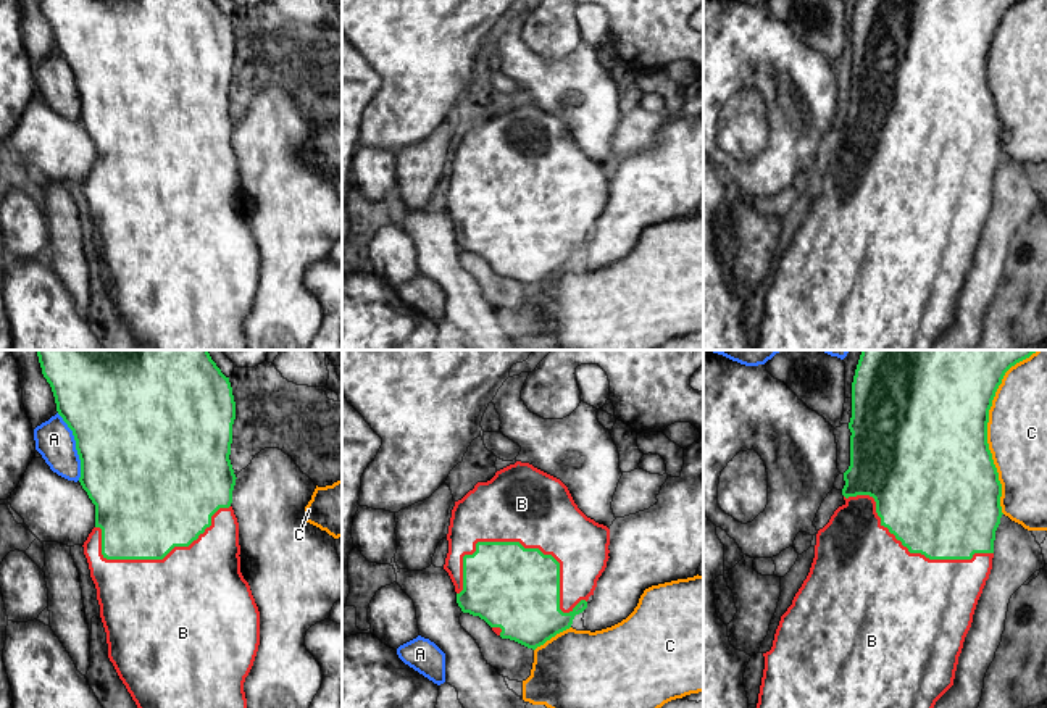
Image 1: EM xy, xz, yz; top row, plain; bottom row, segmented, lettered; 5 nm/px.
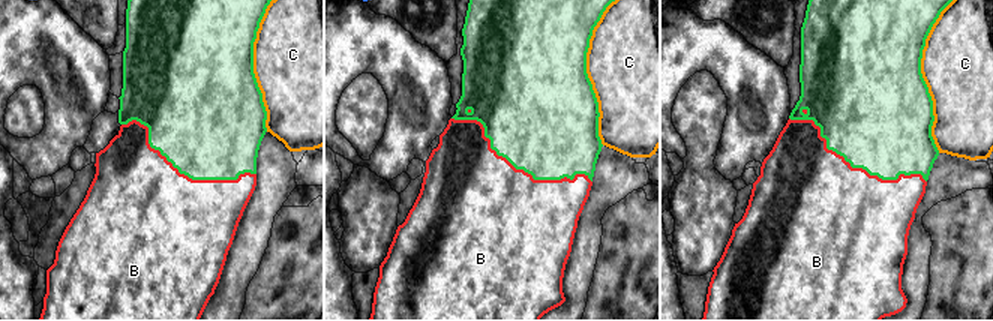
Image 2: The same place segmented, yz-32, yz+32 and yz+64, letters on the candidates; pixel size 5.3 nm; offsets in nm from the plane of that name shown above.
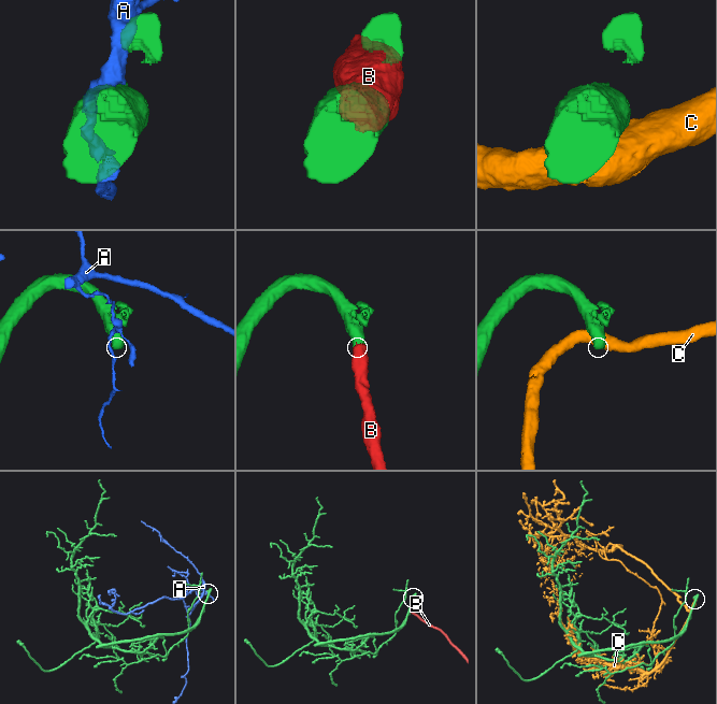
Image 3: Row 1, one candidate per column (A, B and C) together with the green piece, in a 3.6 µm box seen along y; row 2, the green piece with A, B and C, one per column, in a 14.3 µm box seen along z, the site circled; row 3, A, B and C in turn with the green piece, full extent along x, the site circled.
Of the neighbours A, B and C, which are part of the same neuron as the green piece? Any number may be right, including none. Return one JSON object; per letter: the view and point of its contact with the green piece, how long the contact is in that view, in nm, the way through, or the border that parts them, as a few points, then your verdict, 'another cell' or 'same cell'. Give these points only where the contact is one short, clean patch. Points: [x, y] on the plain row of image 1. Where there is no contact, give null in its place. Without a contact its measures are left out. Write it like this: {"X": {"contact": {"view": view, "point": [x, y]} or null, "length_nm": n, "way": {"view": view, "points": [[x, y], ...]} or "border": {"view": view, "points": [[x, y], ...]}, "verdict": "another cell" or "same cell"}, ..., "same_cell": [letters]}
{"A": {"contact": {"view": "xy", "point": [76, 86]}, "length_nm": 360, "verdict": "another cell"}, "B": {"contact": {"view": "xz", "point": [542, 192]}, "length_nm": 650, "verdict": "same cell"}, "C": {"contact": {"view": "yz", "point": [986, 74]}, "length_nm": 750, "verdict": "another cell"}, "same_cell": ["B"]}

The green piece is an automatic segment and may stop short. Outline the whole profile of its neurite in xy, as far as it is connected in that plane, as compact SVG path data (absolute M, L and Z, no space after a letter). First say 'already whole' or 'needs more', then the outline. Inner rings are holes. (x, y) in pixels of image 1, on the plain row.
needs more | M39 0L56 50L73 69L81 98L79 121L95 144L95 166L84 194L97 227L108 297L140 350L248 350L244 321L260 284L260 250L240 211L239 161L231 145L236 113L229 98L236 40L229 16L215 0Z

